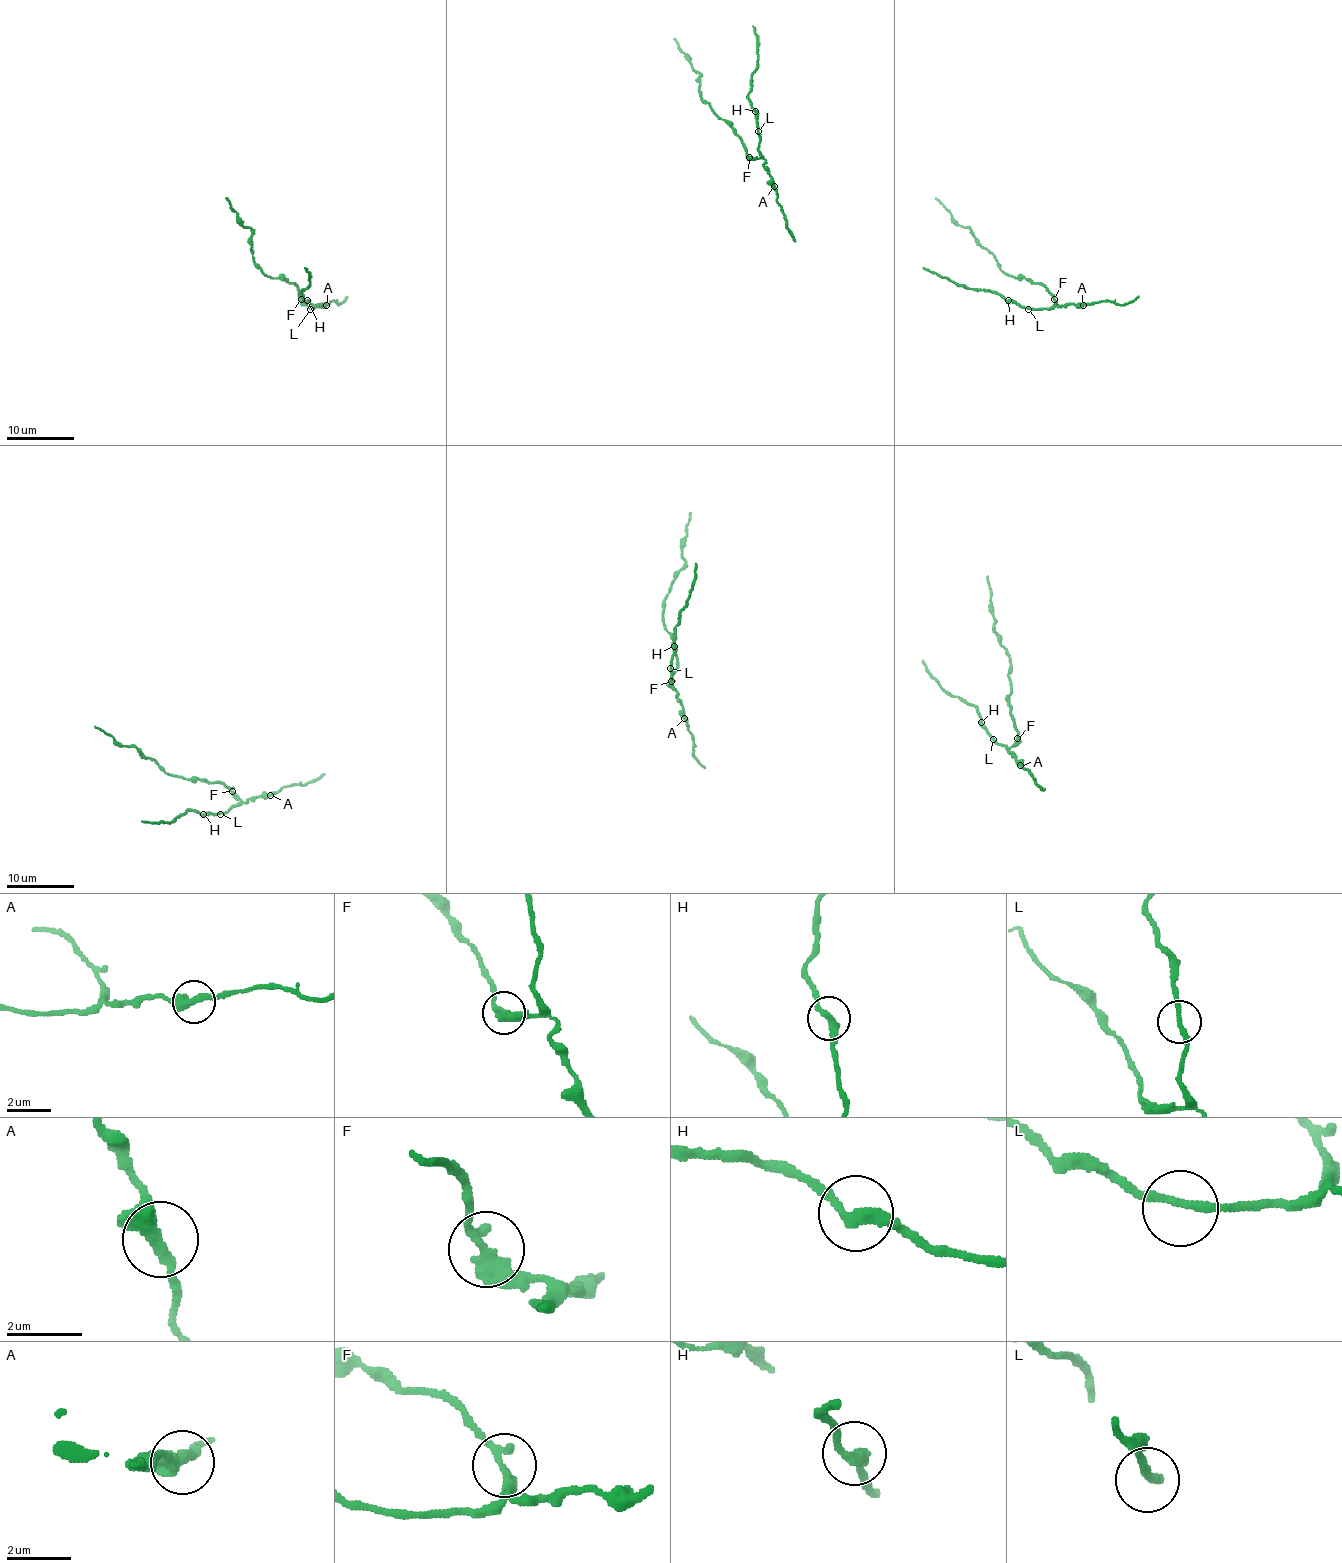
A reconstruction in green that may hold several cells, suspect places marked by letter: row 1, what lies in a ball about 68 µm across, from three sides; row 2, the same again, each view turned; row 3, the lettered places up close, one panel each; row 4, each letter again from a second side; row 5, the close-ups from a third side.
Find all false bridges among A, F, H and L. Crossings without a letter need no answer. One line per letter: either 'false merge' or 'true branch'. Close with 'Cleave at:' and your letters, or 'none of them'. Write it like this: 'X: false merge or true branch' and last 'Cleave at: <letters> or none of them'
A: true branch
F: false merge
H: true branch
L: true branch
Cleave at: F

